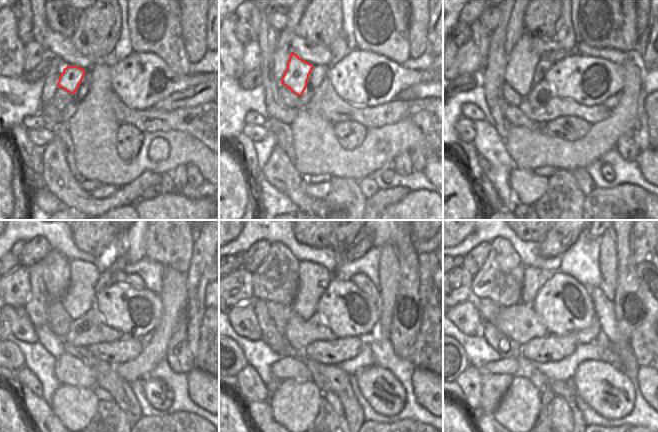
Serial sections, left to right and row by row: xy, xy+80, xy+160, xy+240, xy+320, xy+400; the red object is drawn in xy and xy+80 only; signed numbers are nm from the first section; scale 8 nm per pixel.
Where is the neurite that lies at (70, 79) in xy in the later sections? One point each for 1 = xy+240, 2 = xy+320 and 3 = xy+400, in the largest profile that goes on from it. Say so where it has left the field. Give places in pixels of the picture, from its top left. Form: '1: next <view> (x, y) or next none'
1: next xy+240 (79, 298)
2: next xy+320 (313, 279)
3: next xy+400 (533, 278)

